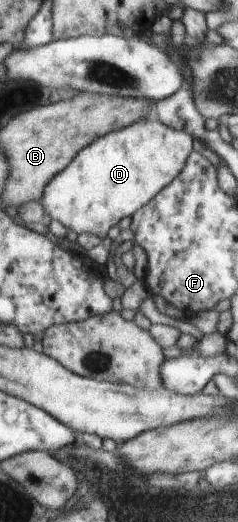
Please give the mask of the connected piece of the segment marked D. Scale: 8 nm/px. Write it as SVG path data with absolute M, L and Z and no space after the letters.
M142 119L130 126L108 133L85 146L63 171L52 177L42 193L40 204L51 220L58 220L68 230L96 235L103 240L108 230L124 216L132 216L148 204L182 170L193 151L194 137L187 132L164 126L159 120Z

